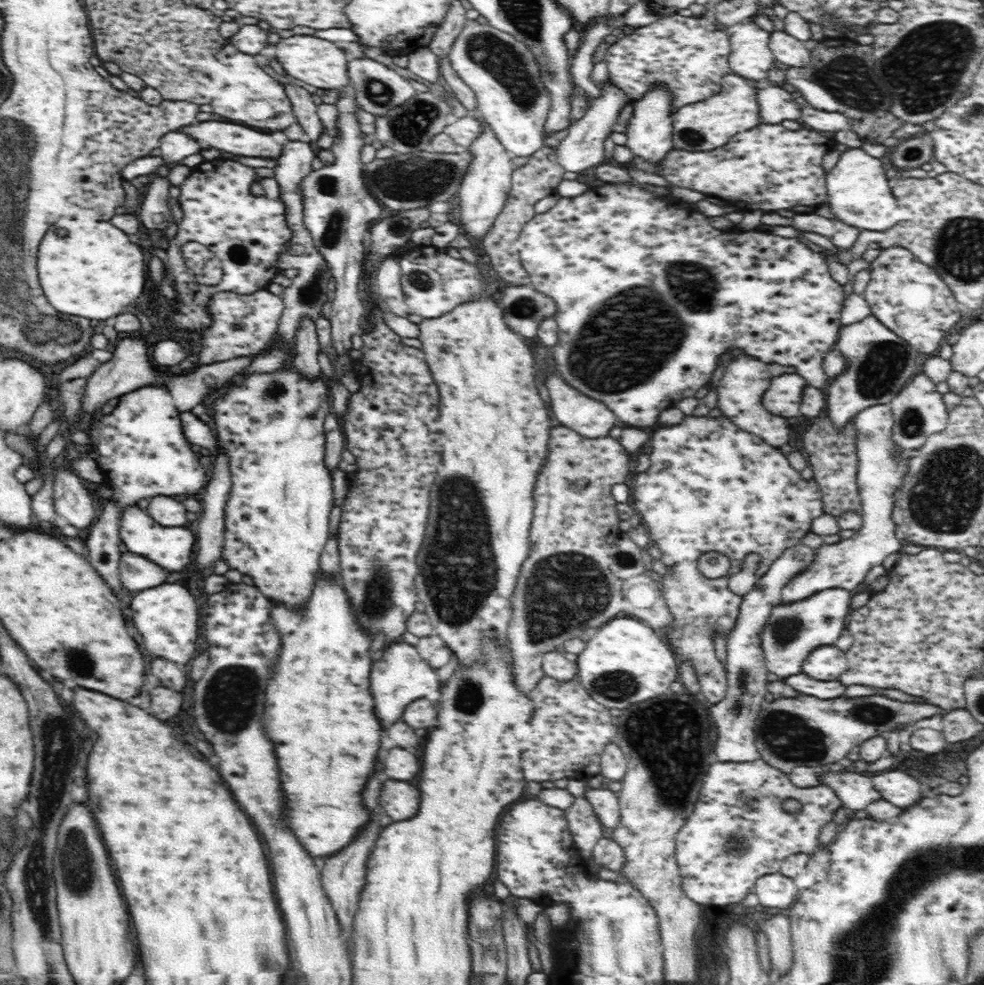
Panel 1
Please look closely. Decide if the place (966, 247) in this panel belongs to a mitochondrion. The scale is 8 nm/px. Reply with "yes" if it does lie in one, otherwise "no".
yes

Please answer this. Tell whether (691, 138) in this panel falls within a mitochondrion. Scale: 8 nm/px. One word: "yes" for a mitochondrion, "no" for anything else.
yes

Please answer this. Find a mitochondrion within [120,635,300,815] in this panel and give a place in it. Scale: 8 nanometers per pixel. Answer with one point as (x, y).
(230, 700)

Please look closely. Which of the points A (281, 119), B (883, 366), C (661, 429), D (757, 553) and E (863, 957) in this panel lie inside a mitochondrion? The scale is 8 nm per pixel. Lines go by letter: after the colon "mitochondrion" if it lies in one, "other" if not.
A: other
B: mitochondrion
C: other
D: other
E: mitochondrion

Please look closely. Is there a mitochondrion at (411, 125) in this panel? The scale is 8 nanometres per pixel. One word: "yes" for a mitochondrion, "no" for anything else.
yes

